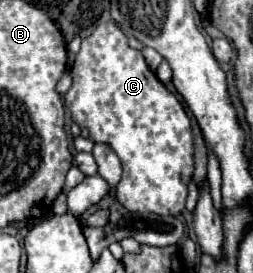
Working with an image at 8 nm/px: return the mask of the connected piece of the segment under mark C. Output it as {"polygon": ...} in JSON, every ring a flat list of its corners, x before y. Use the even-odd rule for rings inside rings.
{"polygon":[[115,22,99,24,87,38,83,38,71,68,71,78,73,84,65,94,65,106,71,112,71,120,77,122,79,128,87,128,93,142,111,146,121,160,123,178,115,198,129,212,179,216,185,210,187,184,193,176,193,134,181,102,149,70,143,54,129,46,127,36]]}

